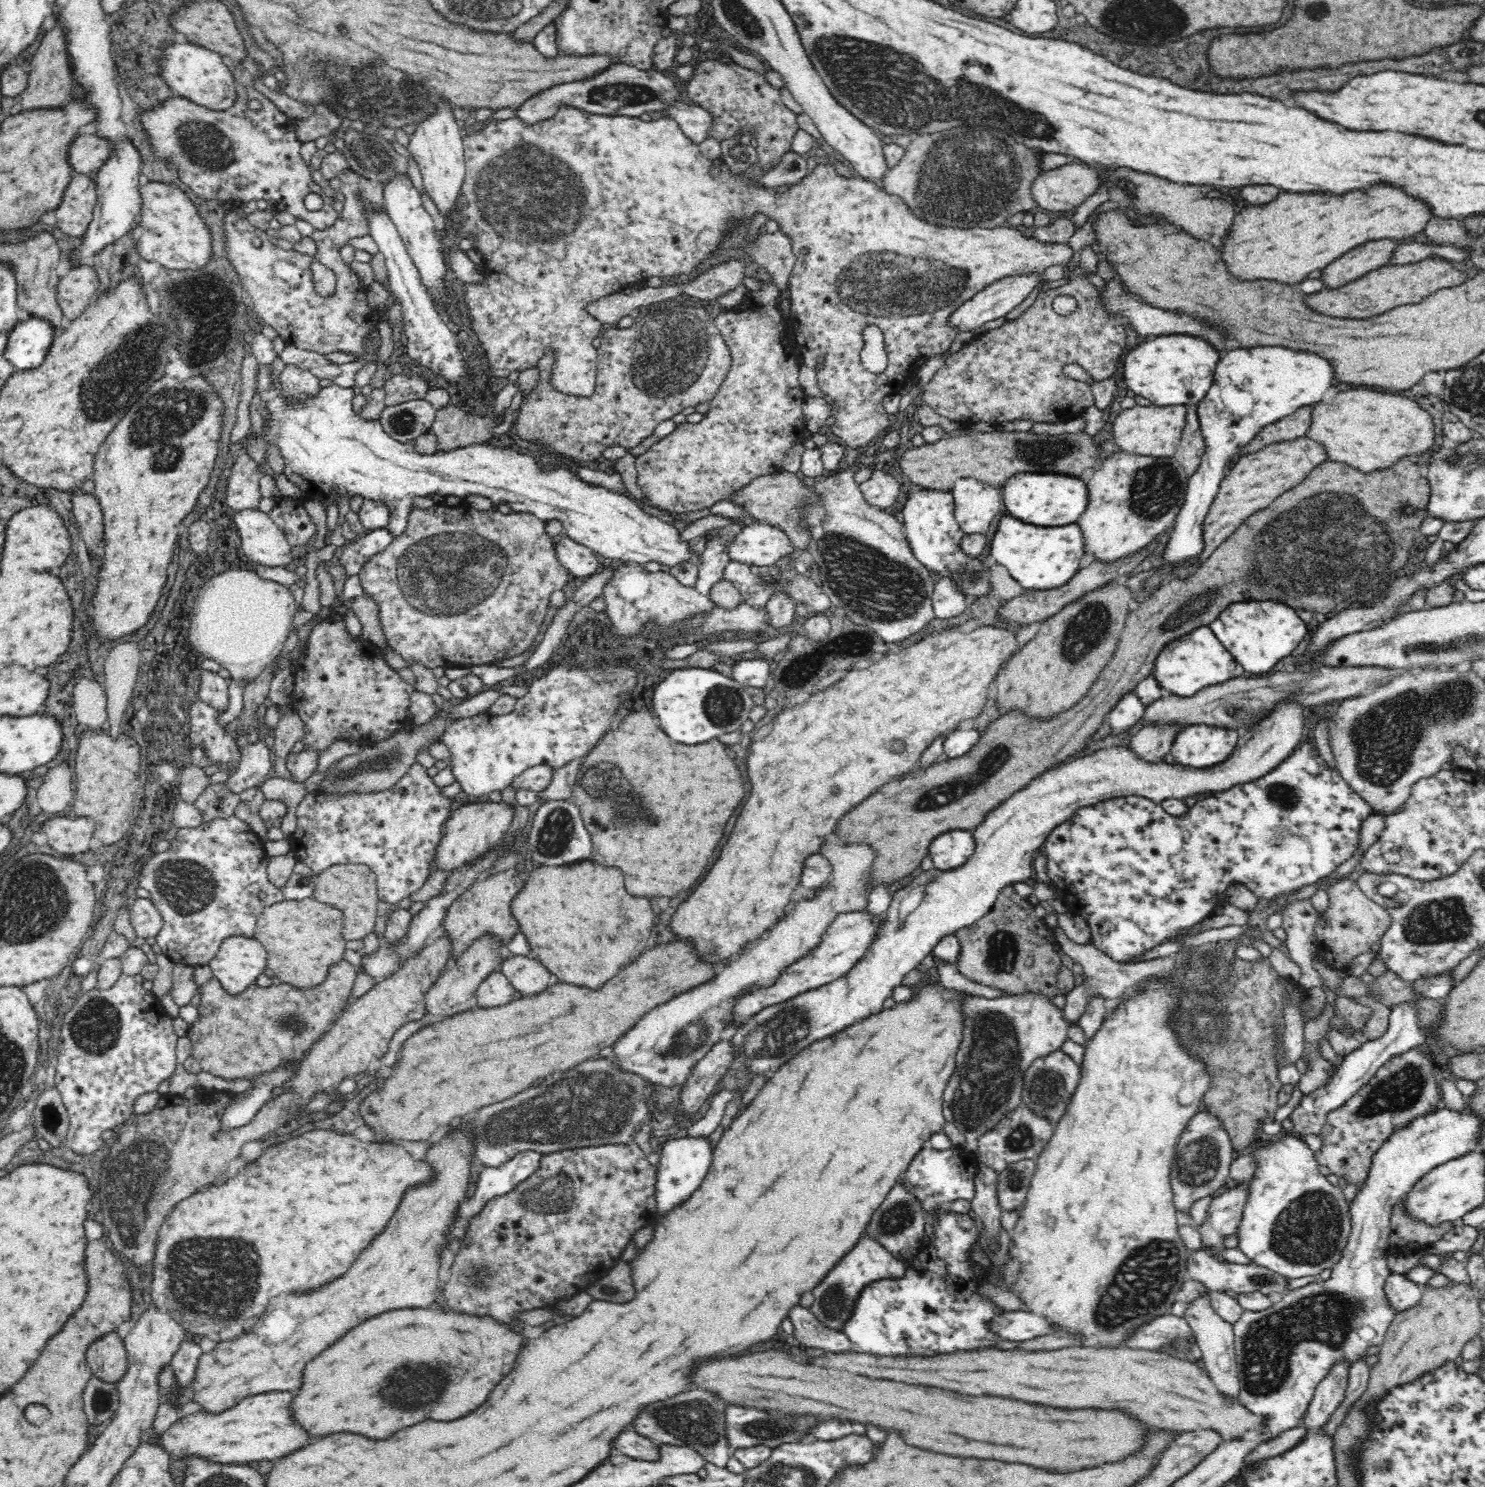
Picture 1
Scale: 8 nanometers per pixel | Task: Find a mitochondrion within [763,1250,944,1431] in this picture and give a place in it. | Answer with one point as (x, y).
(833, 1304)

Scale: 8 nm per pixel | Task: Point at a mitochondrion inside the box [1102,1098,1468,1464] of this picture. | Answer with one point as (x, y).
(1325, 1318)

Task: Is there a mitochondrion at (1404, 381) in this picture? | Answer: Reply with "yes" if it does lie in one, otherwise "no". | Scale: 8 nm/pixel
no

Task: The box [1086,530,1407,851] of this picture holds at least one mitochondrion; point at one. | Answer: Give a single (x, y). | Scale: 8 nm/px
(1283, 793)

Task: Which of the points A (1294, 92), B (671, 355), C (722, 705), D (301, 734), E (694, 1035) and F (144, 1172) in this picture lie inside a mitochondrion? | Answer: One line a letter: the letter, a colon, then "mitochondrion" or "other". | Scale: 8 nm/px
A: other
B: mitochondrion
C: mitochondrion
D: other
E: mitochondrion
F: mitochondrion

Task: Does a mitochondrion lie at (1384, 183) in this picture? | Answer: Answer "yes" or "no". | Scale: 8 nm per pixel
no

